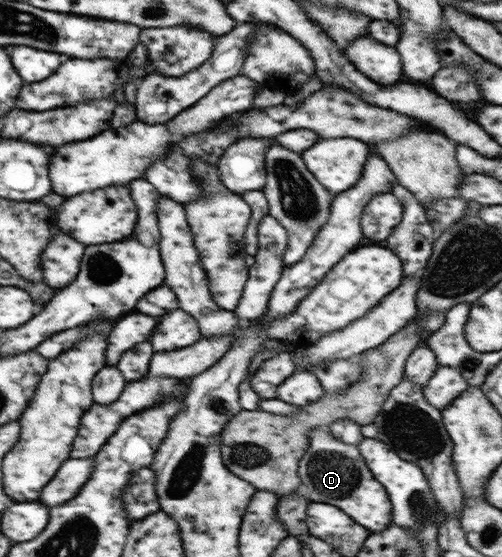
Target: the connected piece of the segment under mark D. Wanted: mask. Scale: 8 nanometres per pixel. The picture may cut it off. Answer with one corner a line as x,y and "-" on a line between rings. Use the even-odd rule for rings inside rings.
329,429
309,431
309,445
298,464
299,478
305,497
311,502
339,507
367,531
385,531
392,524
392,502
385,487
373,476
358,446
344,444

